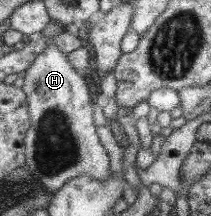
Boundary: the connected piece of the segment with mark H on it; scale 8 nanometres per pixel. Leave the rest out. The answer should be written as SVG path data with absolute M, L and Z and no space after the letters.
M58 23L48 25L39 36L48 36L52 42L46 46L40 56L27 68L25 84L22 90L29 99L30 130L27 130L25 138L26 165L25 170L29 171L37 183L45 187L47 193L55 193L63 184L79 174L87 174L99 182L105 182L109 178L110 158L105 148L101 145L97 135L96 126L93 120L94 104L89 94L83 73L71 66L67 54L60 52L54 44L55 37L63 33L63 26Z

